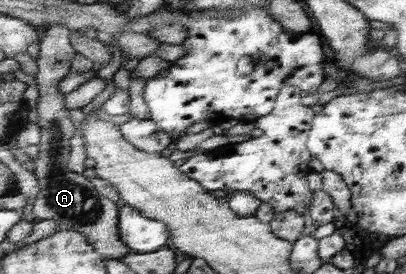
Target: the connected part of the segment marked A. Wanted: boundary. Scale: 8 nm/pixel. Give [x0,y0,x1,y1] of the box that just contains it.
[32,24,131,258]

